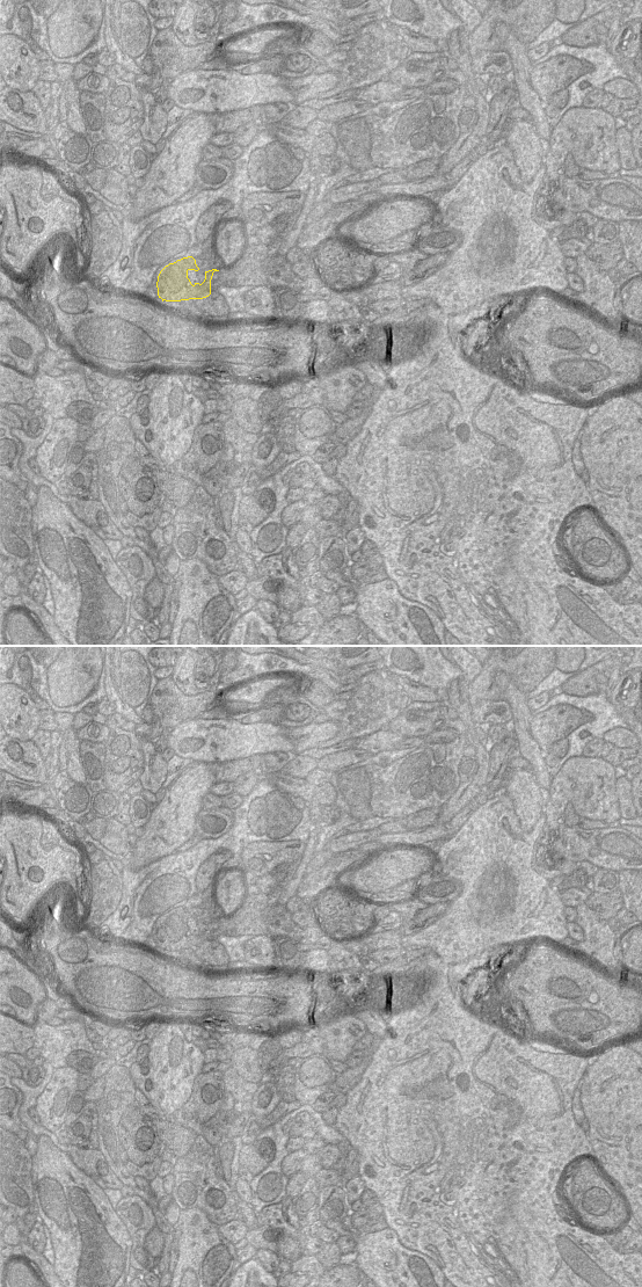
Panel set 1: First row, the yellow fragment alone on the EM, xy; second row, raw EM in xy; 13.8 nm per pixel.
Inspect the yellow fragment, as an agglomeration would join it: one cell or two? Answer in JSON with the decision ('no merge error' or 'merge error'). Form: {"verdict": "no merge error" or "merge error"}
{"verdict": "merge error"}

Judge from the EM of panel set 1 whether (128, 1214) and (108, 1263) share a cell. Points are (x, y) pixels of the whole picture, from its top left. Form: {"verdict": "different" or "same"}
{"verdict": "different"}

